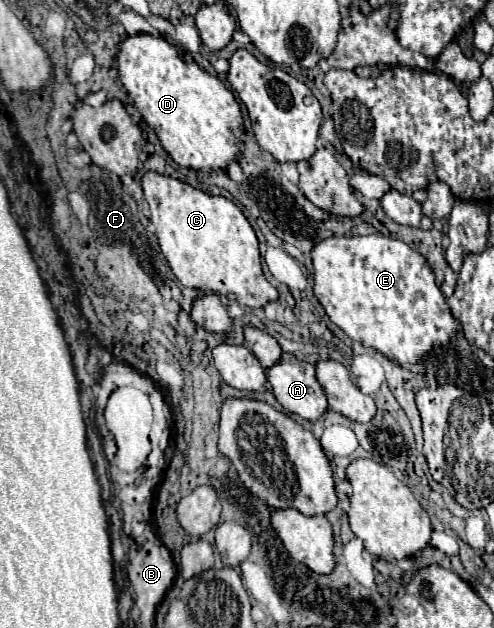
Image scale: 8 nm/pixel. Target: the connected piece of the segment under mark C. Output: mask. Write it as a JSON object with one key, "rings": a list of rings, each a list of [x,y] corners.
{"rings":[[[156,171],[144,173],[142,189],[160,251],[184,287],[226,295],[230,301],[238,301],[252,309],[278,299],[276,287],[272,287],[262,273],[256,233],[230,199],[210,195]]]}

